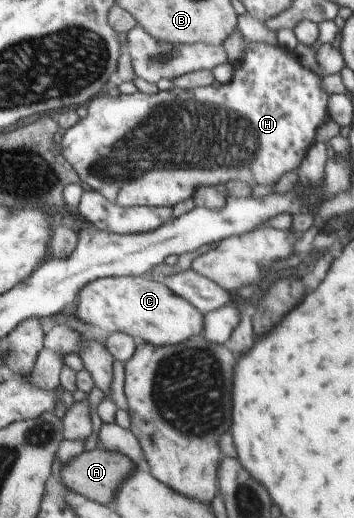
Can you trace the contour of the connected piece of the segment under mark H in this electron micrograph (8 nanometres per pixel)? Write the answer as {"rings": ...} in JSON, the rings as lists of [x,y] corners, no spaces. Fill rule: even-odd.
{"rings":[[[248,42],[245,44],[242,59],[235,68],[233,79],[229,83],[217,86],[217,88],[213,84],[193,90],[181,90],[174,87],[172,90],[158,91],[155,94],[136,92],[121,94],[117,97],[110,97],[106,93],[99,95],[99,98],[90,102],[88,115],[66,131],[61,145],[65,158],[78,170],[82,182],[89,184],[93,191],[100,192],[112,204],[136,209],[142,207],[167,208],[167,206],[175,206],[191,200],[193,194],[202,186],[216,186],[224,183],[230,187],[234,182],[243,182],[243,184],[247,184],[247,192],[257,184],[273,188],[287,172],[299,170],[307,148],[315,140],[317,126],[323,124],[327,118],[327,102],[329,102],[329,94],[325,90],[319,92],[319,76],[315,72],[311,72],[309,68],[305,68],[291,52],[287,52],[285,47],[265,44],[265,42]]]}

